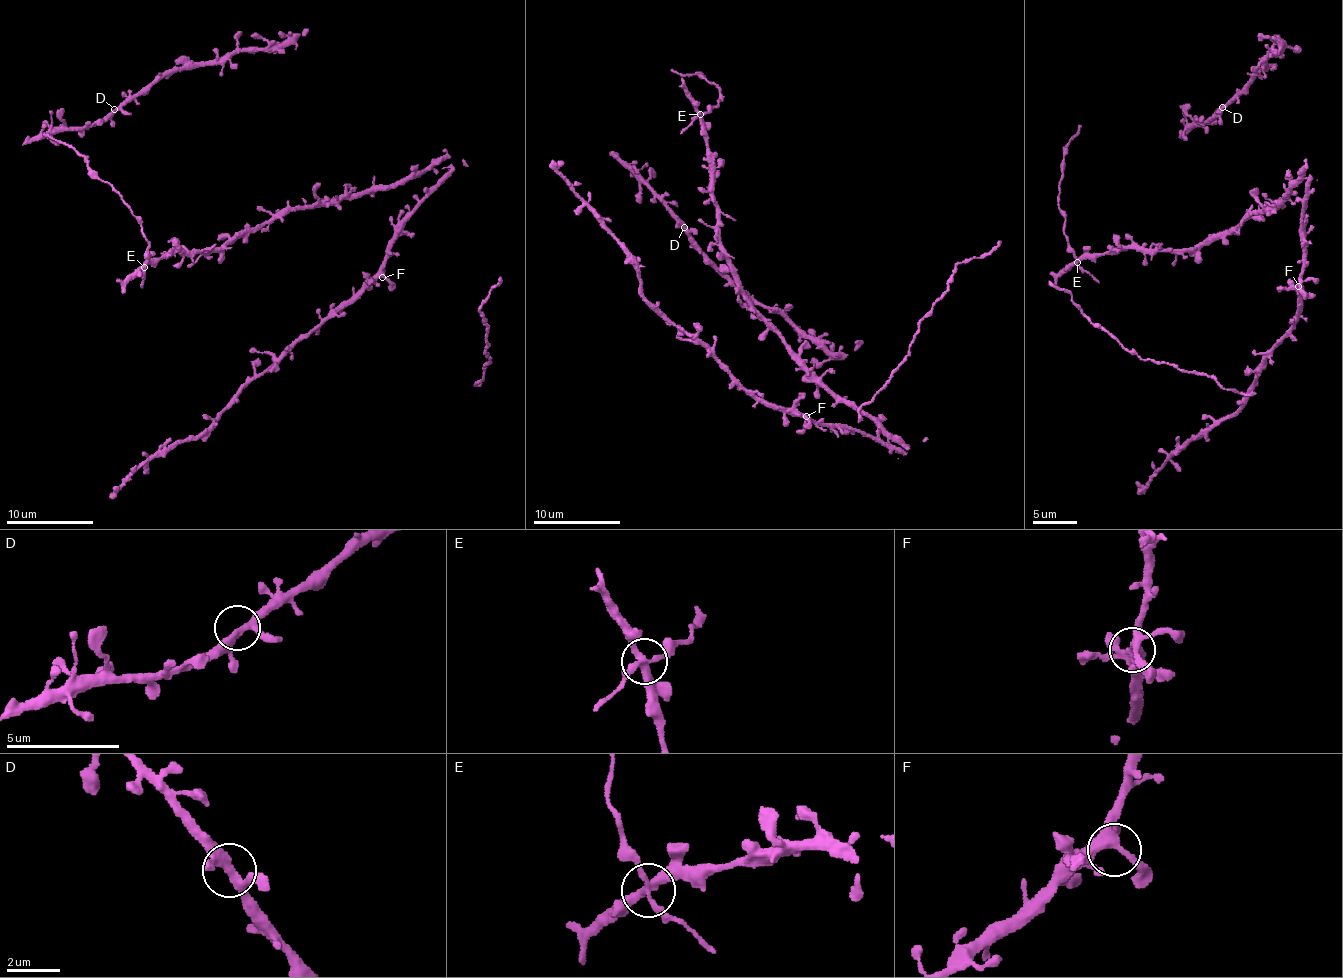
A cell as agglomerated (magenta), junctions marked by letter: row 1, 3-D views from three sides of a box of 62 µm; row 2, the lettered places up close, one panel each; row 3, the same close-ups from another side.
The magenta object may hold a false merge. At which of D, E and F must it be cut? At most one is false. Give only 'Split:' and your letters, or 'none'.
Split: none

